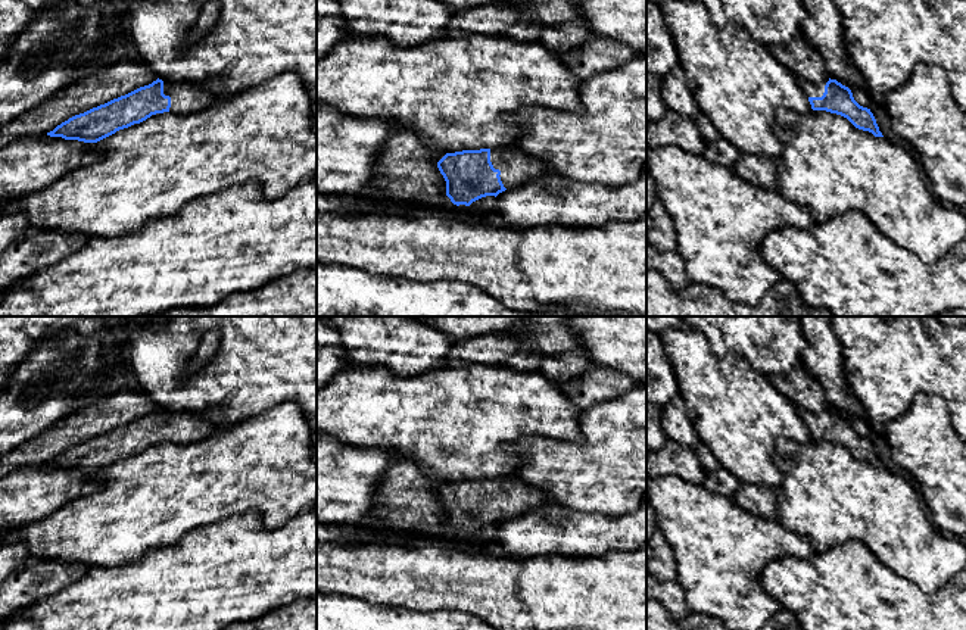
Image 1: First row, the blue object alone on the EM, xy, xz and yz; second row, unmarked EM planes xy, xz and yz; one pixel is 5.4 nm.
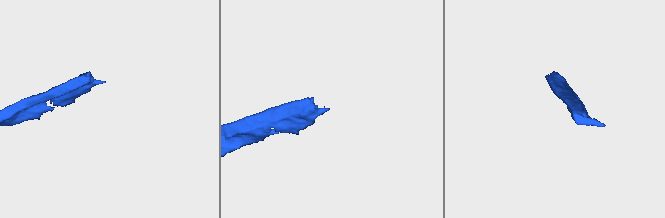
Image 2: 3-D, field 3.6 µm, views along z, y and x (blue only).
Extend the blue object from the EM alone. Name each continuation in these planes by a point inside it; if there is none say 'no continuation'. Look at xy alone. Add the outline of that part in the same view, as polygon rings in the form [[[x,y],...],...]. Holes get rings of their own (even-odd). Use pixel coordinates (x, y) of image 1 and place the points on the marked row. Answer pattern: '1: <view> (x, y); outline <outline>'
1: xy (186, 97); outline [[[163,81],[163,94],[171,97],[171,113],[187,115],[211,107],[216,100],[214,82],[190,84]]]

